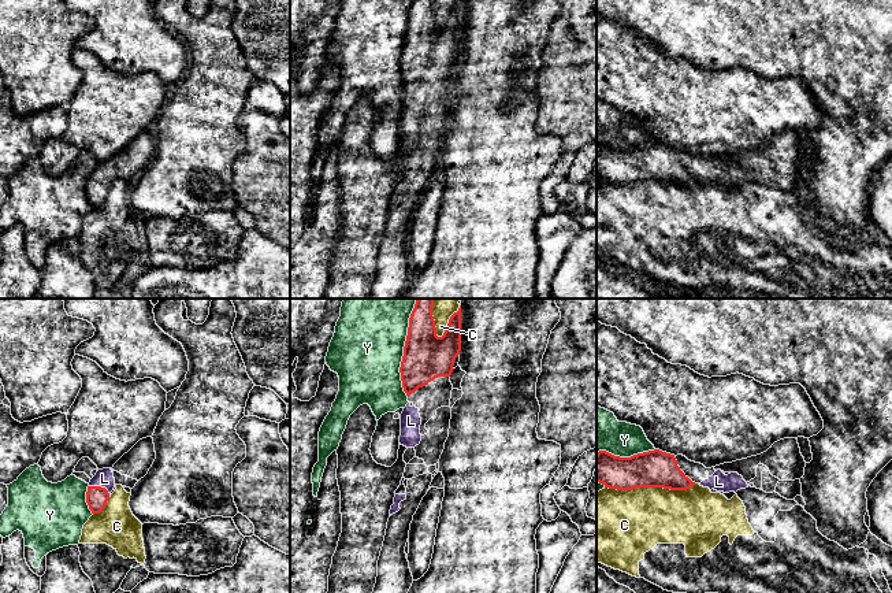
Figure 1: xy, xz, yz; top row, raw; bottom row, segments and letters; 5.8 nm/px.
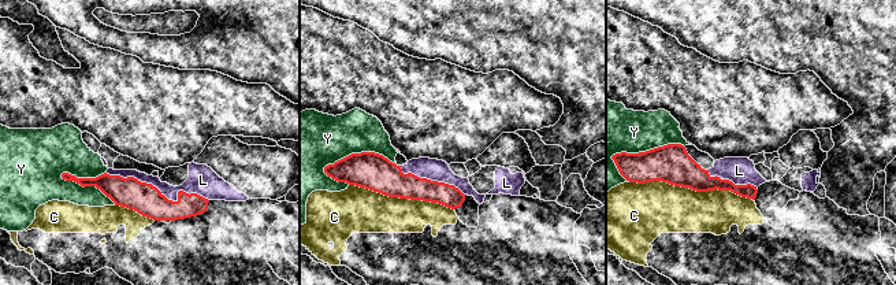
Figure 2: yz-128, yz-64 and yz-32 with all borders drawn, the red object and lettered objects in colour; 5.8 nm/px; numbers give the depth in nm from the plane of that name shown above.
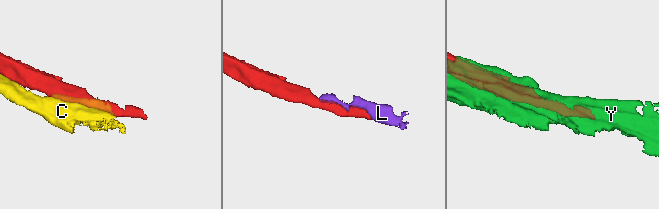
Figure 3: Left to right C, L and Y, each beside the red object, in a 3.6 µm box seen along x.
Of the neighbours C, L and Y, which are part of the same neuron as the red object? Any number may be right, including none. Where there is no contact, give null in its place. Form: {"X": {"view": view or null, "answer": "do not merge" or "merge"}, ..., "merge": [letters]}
{"C": {"view": "yz", "answer": "do not merge"}, "L": {"view": "xy", "answer": "merge"}, "Y": {"view": "xz", "answer": "do not merge"}, "merge": ["L"]}

